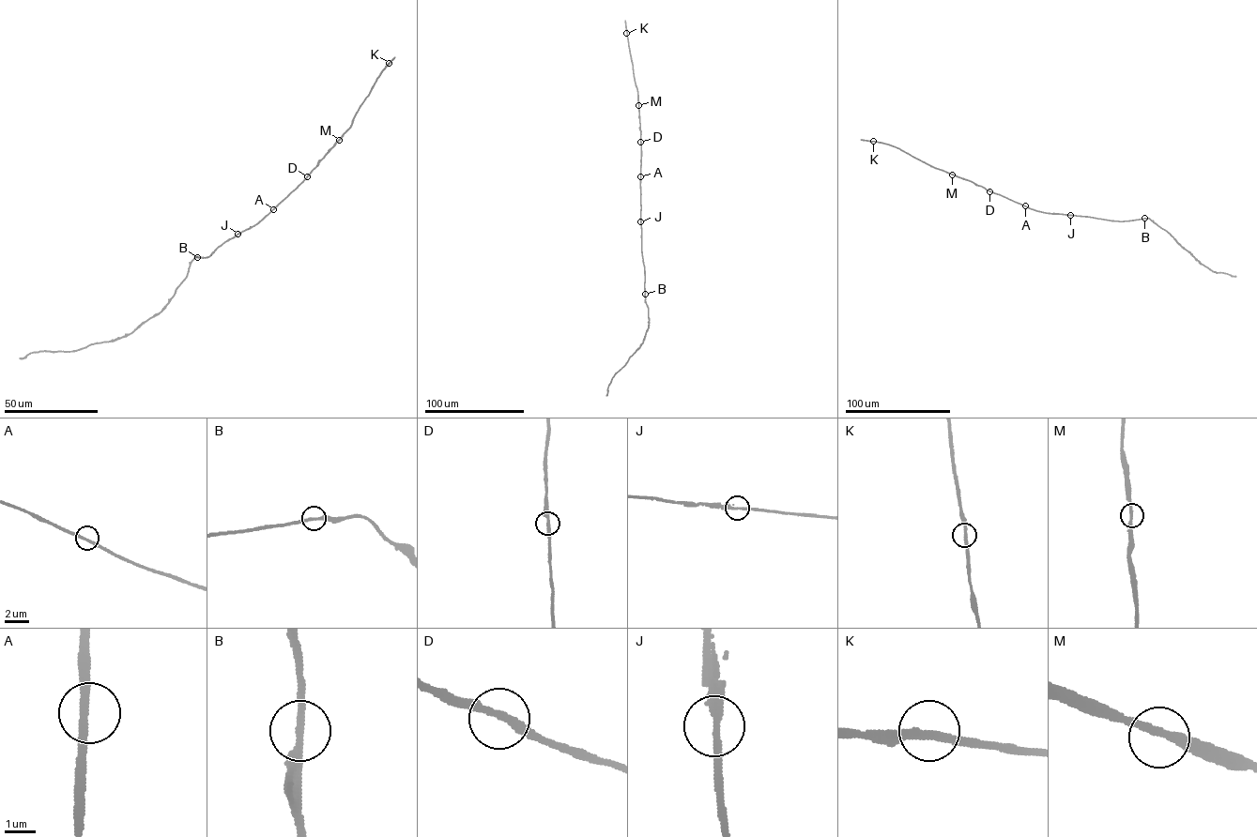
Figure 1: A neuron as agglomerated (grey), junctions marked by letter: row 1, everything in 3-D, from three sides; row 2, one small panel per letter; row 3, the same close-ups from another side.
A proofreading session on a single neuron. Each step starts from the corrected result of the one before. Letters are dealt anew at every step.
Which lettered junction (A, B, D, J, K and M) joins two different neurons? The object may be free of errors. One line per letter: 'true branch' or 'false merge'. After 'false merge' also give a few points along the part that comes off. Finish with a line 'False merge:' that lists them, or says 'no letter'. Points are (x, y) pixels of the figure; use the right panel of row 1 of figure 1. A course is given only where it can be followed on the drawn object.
A: true branch
B: true branch
D: true branch
J: false merge; course (1070, 215), (1036, 211), (930, 166), (896, 146), (860, 140)
K: true branch
M: true branch
False merge: J

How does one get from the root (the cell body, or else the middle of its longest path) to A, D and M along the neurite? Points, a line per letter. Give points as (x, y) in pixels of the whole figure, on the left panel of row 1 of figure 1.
A: (242, 232), (258, 223), (273, 209)
D: (242, 232), (258, 223), (307, 176)
M: (242, 232), (258, 223), (297, 188), (339, 140)

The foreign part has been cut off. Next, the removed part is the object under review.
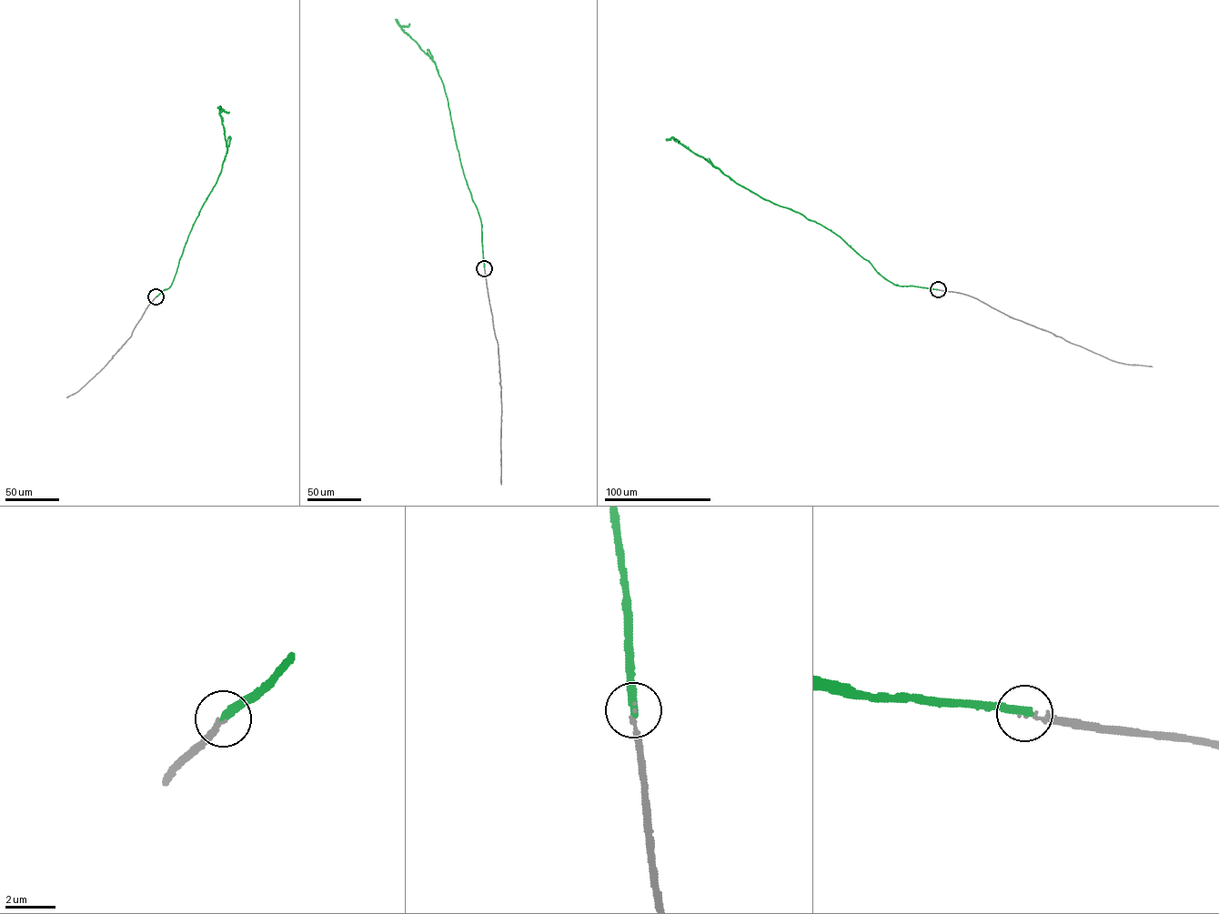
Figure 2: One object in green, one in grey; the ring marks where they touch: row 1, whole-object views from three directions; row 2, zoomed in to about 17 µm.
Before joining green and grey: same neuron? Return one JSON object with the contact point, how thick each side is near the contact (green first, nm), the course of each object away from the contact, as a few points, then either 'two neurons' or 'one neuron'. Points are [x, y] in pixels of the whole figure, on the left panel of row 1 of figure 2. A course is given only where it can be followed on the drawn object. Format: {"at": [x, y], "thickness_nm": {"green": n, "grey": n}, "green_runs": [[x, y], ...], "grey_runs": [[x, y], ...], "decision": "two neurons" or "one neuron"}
{"at": [156, 296], "thickness_nm": {"green": 340, "grey": 90}, "green_runs": [[156, 296], [171, 286], [190, 232], [221, 172], [227, 150], [221, 109], [218, 107]], "grey_runs": [[156, 297], [131, 336], [105, 366], [81, 388], [66, 397]], "decision": "one neuron"}

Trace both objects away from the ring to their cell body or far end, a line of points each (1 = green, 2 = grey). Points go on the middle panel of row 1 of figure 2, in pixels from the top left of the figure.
1: (484, 268), (481, 222), (463, 174), (444, 85), (434, 61), (404, 31), (396, 19)
2: (484, 268), (498, 359), (501, 485)

